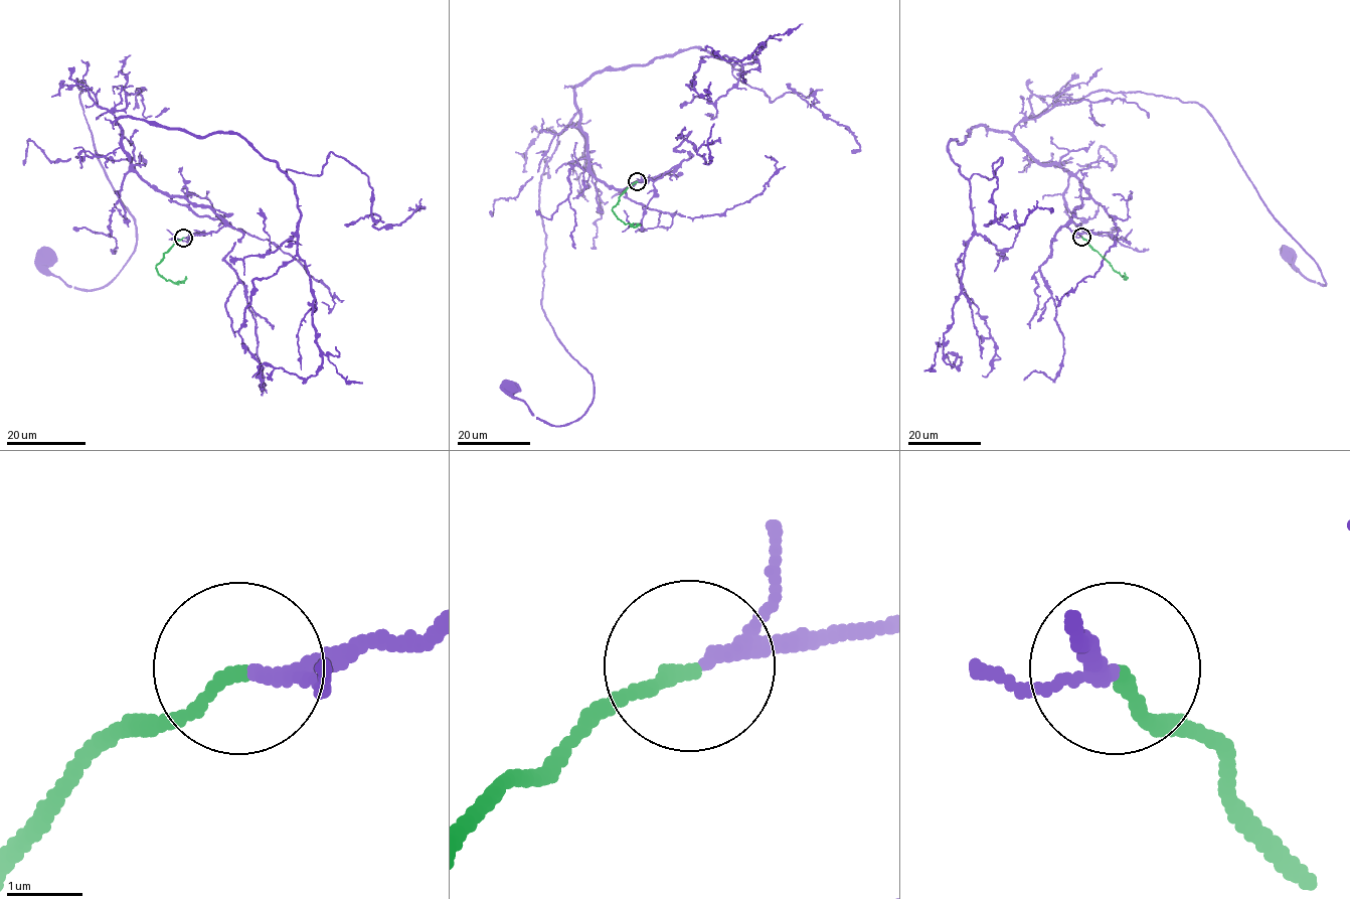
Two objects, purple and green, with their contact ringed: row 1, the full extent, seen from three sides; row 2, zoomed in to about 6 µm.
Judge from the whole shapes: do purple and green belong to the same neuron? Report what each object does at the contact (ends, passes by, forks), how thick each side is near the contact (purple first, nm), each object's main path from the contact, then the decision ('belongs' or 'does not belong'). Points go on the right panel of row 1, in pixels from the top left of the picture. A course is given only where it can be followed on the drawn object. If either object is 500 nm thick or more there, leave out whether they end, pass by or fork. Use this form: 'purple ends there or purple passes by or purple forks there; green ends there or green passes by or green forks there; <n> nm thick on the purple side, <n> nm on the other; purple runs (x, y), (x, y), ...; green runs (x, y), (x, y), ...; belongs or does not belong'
purple passes by; green ends there; 140 nm thick on the purple side, 170 nm on the other; purple runs (1081, 237), (1067, 227), (1087, 190), (1012, 132), (1057, 101), (1141, 91), (1207, 111), (1325, 285), (1289, 255); green runs (1081, 237), (1125, 279), (1124, 272); belongs

